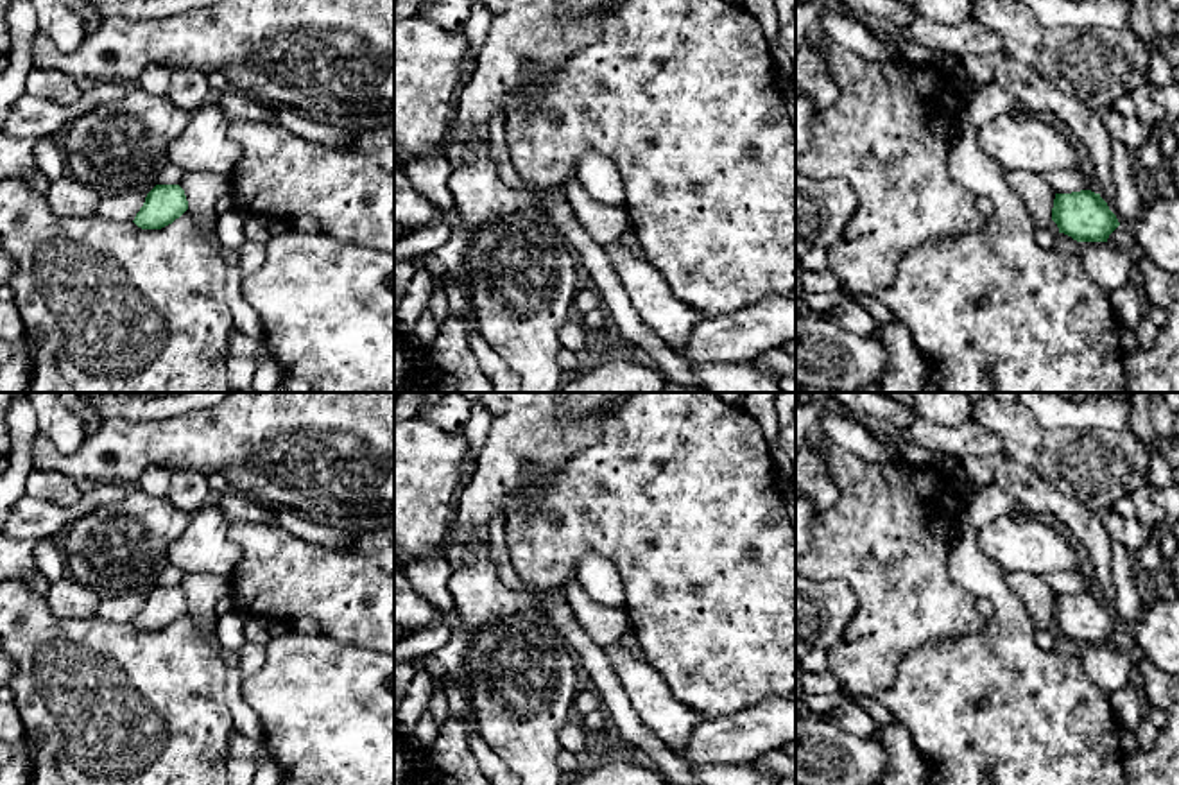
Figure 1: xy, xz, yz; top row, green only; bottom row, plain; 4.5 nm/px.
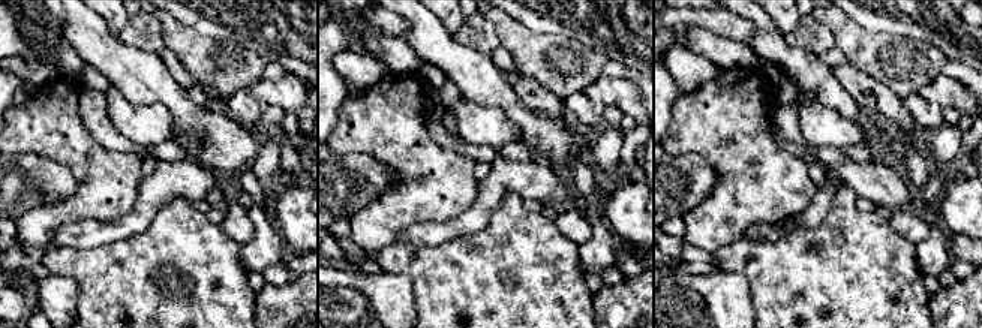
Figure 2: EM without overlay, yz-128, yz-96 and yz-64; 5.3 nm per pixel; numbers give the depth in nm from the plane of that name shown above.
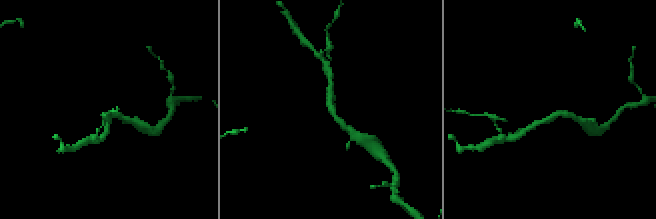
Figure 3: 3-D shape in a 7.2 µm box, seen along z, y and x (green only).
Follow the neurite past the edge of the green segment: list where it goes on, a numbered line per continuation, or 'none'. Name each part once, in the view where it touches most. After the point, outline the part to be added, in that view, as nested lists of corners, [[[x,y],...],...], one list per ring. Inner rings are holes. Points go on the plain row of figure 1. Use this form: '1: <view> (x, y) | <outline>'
none

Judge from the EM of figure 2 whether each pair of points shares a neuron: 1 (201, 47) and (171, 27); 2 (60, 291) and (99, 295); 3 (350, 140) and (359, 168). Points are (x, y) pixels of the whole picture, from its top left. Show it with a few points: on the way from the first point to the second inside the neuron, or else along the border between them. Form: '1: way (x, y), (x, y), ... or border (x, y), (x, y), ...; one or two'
1: way (194, 47), (179, 35); one
2: border (50, 273), (69, 276), (75, 282), (77, 312); two
3: border (333, 150), (338, 153), (366, 153), (387, 166); two

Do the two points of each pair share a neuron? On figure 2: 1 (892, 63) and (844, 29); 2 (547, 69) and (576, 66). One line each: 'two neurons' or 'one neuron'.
1: one neuron
2: one neuron

